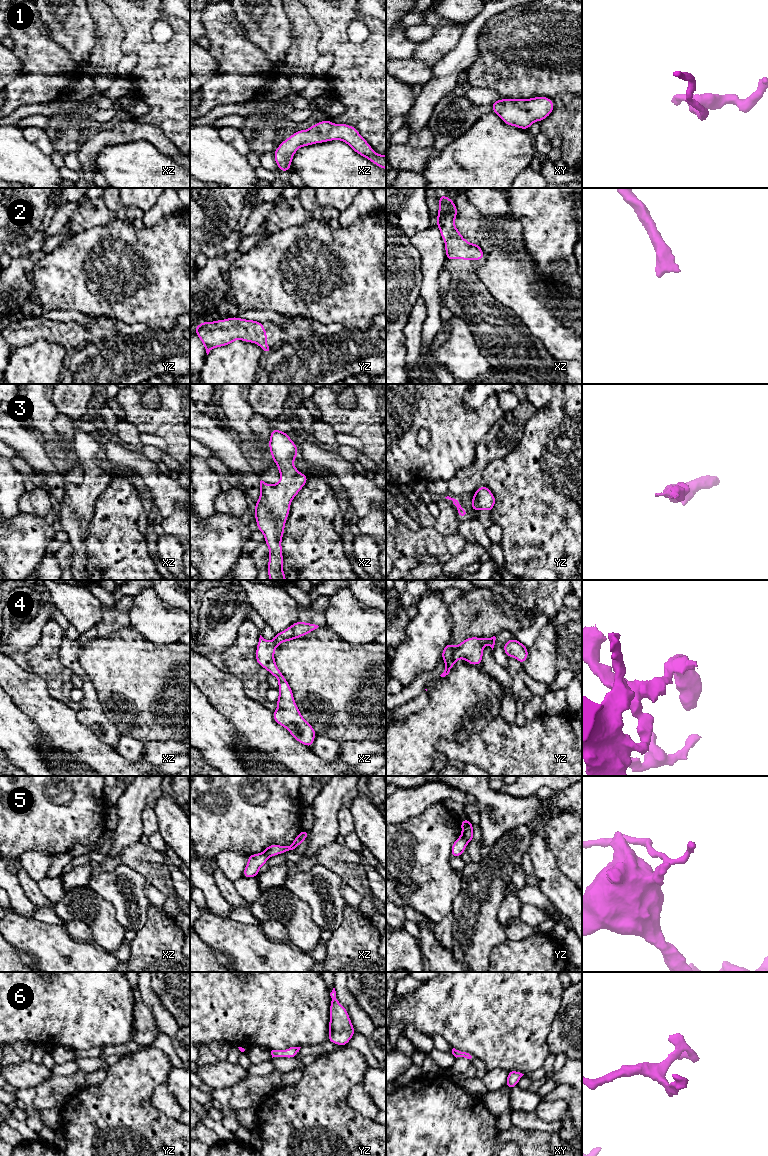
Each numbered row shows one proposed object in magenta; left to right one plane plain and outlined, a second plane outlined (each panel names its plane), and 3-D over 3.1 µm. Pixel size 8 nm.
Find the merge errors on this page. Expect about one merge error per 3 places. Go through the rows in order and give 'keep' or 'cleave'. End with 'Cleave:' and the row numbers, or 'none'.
1: keep
2: keep
3: keep
4: cleave
5: cleave
6: keep
Cleave: 4, 5

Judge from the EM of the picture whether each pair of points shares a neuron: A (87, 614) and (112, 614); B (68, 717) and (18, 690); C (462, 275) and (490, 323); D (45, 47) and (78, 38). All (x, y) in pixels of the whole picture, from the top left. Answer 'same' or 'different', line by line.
A: different
B: same
C: same
D: different

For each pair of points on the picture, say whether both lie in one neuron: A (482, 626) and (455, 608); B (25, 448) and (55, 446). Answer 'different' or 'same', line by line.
A: same
B: different

